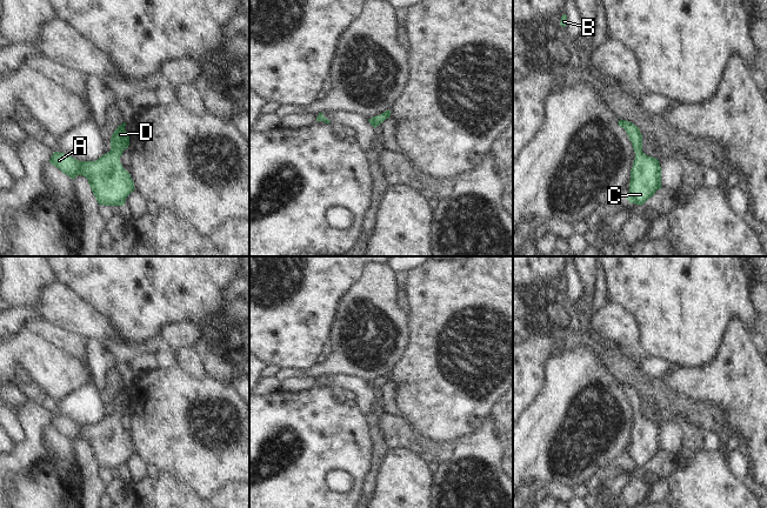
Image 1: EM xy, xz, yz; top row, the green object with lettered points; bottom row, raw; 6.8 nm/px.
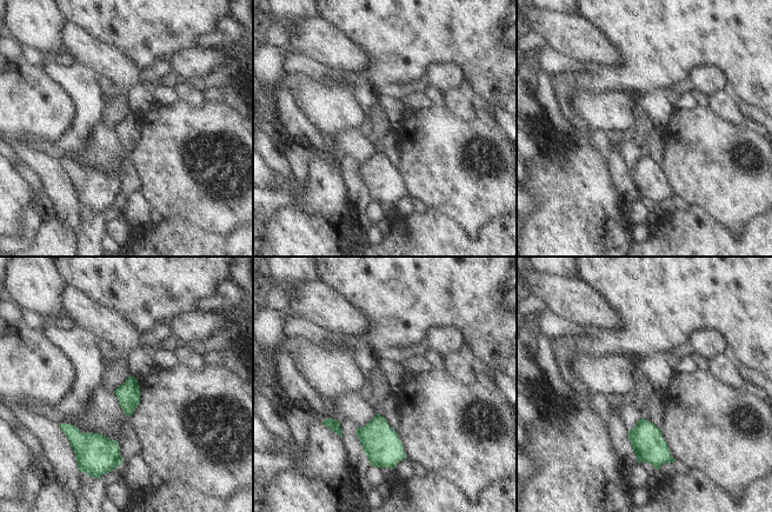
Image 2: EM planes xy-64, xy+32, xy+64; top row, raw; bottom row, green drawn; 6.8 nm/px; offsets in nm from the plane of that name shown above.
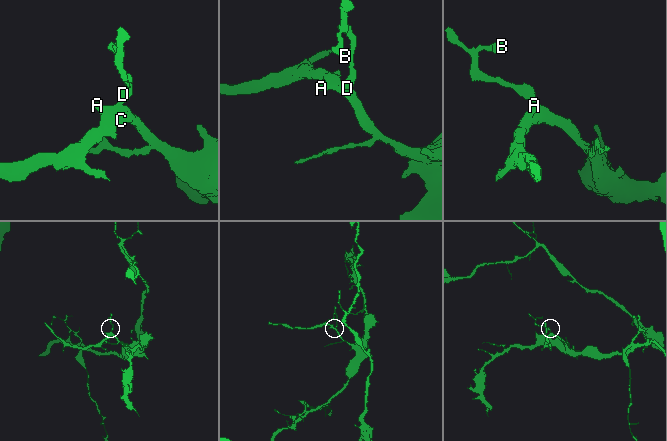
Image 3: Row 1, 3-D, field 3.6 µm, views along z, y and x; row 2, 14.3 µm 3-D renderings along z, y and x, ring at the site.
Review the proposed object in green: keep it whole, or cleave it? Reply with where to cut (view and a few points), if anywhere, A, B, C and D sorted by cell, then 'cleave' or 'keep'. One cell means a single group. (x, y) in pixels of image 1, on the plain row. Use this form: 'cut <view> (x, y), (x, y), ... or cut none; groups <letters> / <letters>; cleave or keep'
cut none; groups A B C D; keep

